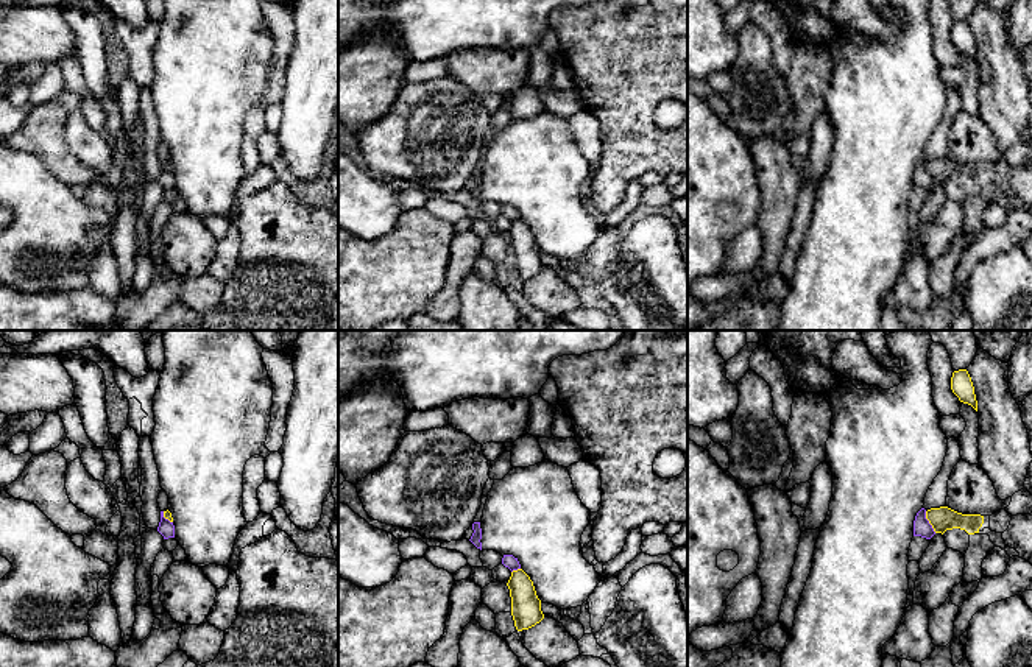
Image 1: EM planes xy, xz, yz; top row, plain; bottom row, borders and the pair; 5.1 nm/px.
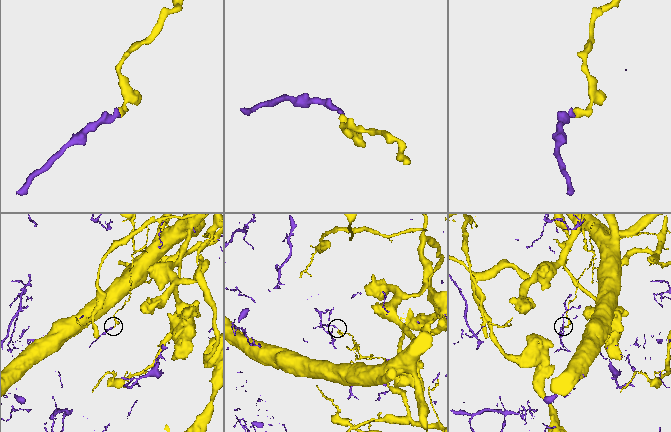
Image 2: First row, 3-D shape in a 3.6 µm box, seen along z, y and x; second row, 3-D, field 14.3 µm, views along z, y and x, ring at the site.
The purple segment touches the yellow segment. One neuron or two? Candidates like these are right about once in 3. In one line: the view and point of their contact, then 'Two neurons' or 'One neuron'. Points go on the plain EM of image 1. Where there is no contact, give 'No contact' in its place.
Touches purple at yz (928, 173). Two neurons

